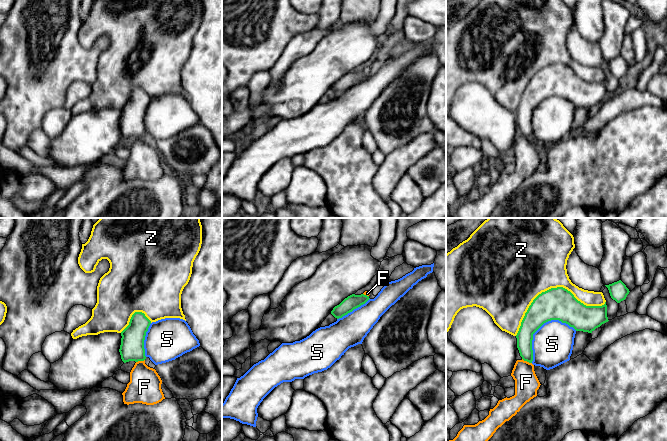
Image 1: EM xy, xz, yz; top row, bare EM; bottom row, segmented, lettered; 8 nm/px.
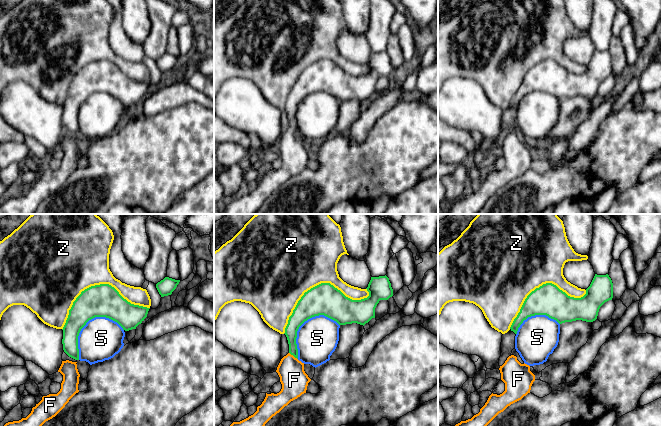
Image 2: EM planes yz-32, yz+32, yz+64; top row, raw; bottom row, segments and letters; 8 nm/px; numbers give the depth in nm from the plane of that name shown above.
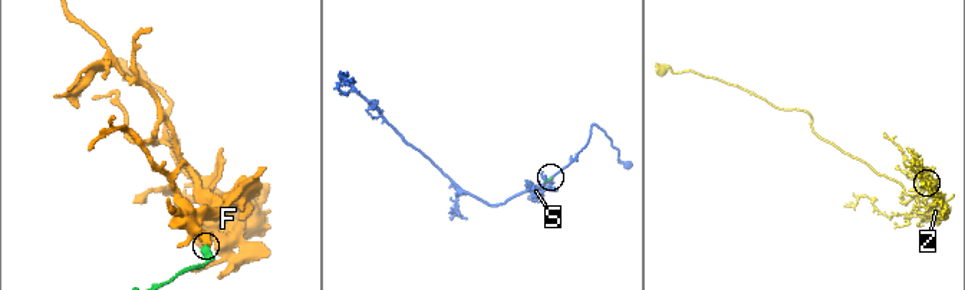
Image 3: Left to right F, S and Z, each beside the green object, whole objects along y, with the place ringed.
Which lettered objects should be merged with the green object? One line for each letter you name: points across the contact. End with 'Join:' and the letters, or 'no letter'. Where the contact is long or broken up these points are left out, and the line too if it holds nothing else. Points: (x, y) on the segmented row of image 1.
F: way yz (524, 336), (527, 361), (526, 382)
Join: F

